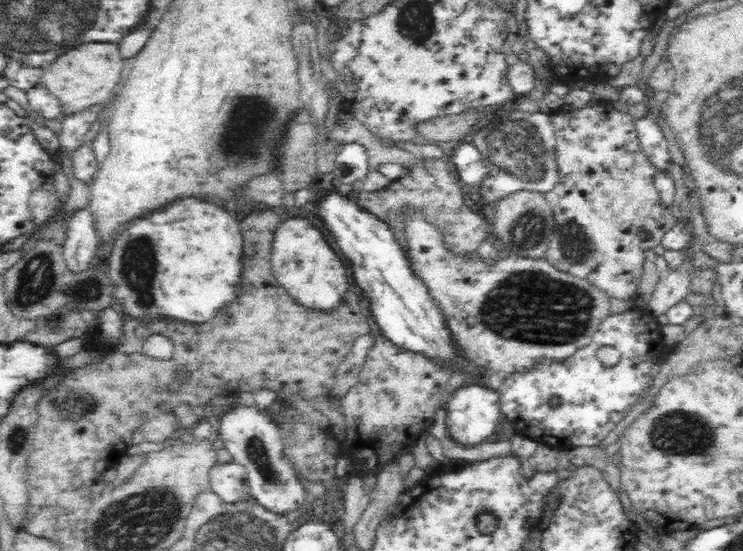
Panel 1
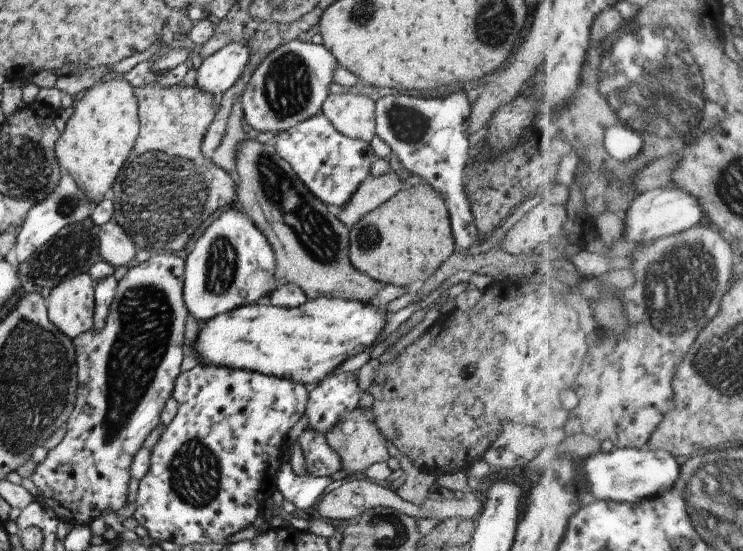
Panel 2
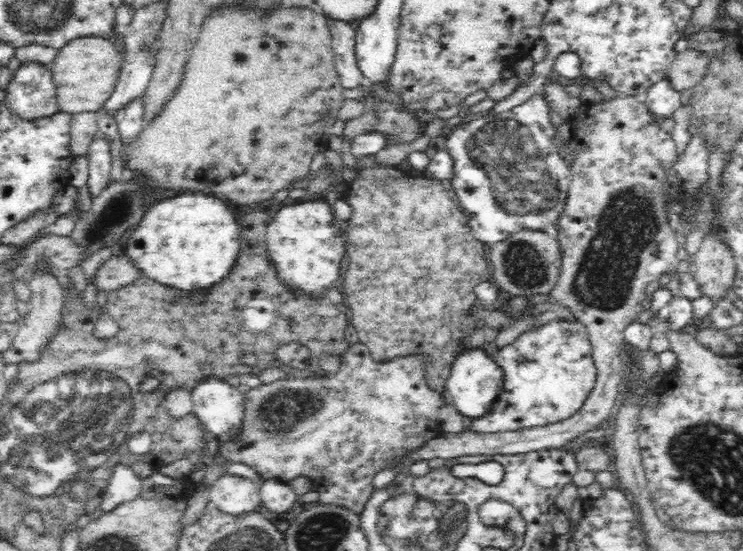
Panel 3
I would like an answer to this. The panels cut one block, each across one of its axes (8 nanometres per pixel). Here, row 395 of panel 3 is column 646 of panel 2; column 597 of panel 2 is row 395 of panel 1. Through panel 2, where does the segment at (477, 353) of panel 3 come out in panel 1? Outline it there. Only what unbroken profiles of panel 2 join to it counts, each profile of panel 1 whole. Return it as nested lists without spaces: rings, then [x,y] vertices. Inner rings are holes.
[[[478,384],[460,387],[453,394],[446,406],[445,430],[446,436],[462,448],[479,447],[486,442],[499,424],[501,407],[499,394]]]

